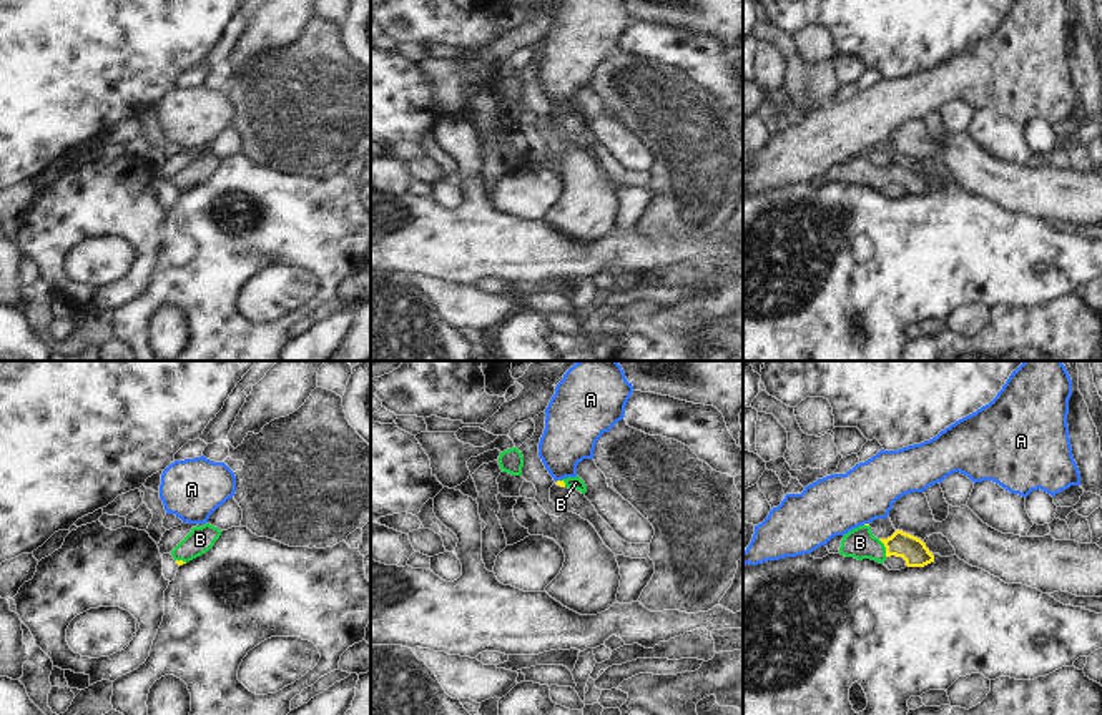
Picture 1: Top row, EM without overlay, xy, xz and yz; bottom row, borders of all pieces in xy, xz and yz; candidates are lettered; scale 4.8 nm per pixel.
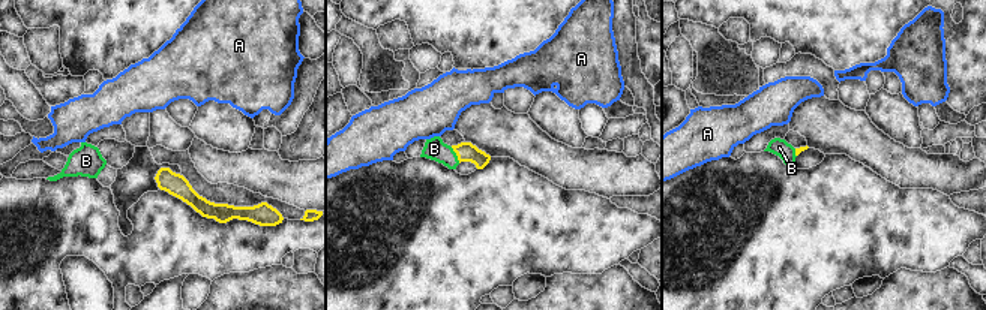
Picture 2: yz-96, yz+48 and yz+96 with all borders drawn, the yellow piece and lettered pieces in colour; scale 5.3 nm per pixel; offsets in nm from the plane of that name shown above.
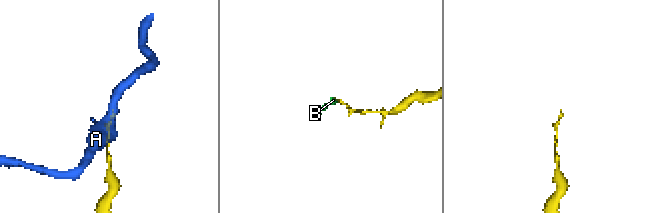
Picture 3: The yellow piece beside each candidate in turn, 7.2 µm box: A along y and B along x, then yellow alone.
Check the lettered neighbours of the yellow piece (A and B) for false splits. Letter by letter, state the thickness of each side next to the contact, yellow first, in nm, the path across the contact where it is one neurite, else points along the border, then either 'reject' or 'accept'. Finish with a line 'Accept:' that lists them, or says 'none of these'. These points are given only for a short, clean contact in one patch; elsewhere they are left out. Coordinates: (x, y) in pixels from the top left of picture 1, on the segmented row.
A: calibres 30 and 260 nm; border xz (560, 479), (555, 483); reject
B: calibres 120 and 150 nm; way yz (911, 549), (906, 546), (885, 546), (865, 546), (860, 542); accept
Accept: B

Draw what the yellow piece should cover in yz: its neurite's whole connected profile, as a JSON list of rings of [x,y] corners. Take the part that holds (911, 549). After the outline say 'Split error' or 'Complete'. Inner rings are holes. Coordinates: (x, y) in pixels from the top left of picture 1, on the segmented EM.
[[[869,524],[859,525],[844,534],[839,554],[858,560],[871,559],[879,564],[888,557],[896,555],[903,557],[908,567],[924,567],[934,562],[932,552],[921,539],[903,530],[896,530],[888,539],[878,539],[873,535]]]. Split error

